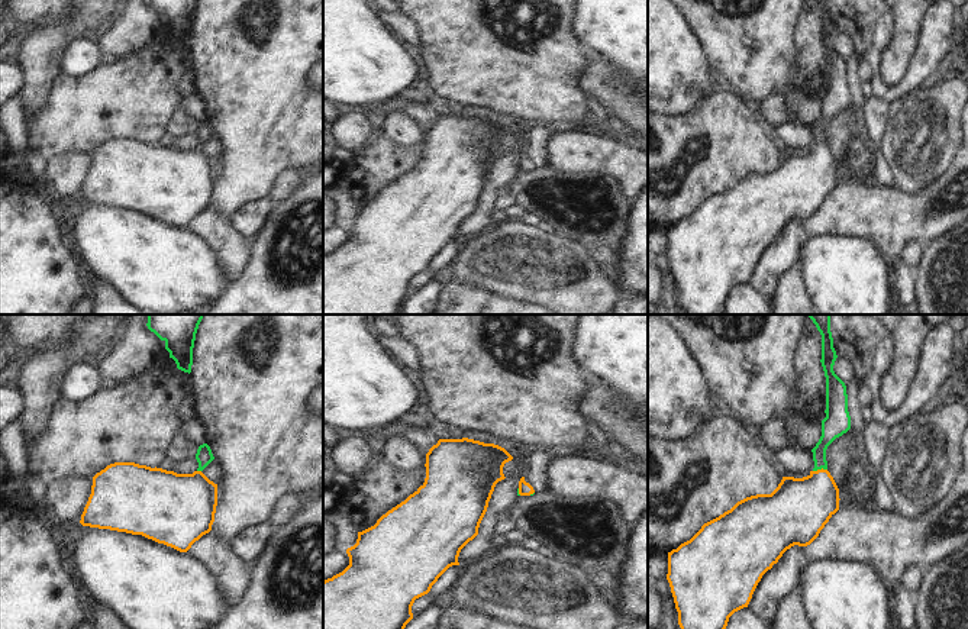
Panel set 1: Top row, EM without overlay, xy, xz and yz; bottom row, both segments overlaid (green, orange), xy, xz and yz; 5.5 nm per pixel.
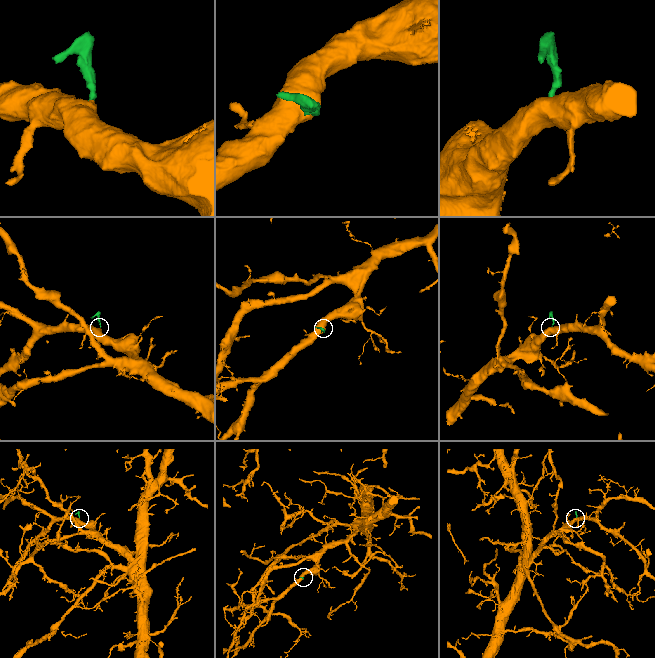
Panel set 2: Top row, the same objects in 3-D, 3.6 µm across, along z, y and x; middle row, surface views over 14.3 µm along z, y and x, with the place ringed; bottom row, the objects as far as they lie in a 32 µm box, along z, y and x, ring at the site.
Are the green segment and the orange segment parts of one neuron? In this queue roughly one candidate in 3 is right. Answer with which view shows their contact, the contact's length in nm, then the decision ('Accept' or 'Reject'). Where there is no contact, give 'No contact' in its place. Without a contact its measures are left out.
Touches green in yz. Shared border 80 nm. Accept.

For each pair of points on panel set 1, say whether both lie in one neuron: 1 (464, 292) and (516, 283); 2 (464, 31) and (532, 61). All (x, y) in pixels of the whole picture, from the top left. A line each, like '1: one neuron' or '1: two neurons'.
1: two neurons
2: one neuron

